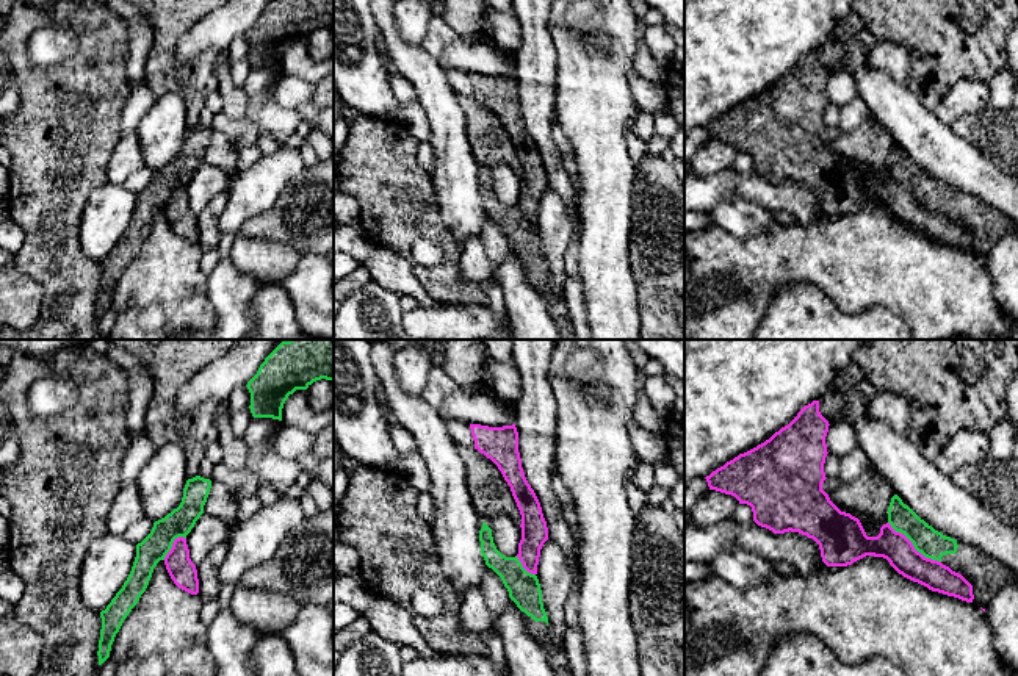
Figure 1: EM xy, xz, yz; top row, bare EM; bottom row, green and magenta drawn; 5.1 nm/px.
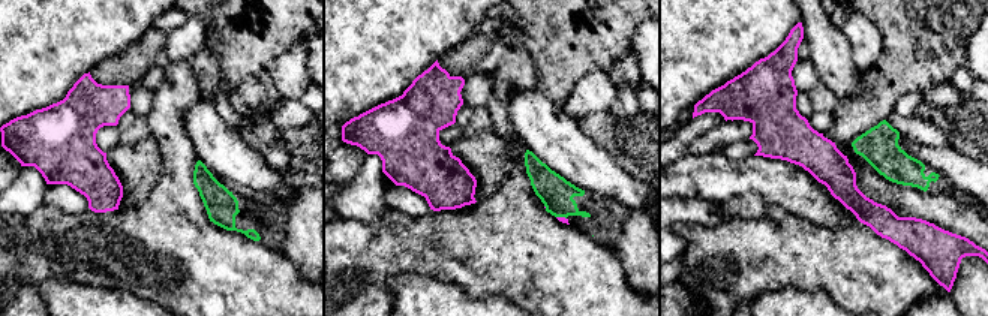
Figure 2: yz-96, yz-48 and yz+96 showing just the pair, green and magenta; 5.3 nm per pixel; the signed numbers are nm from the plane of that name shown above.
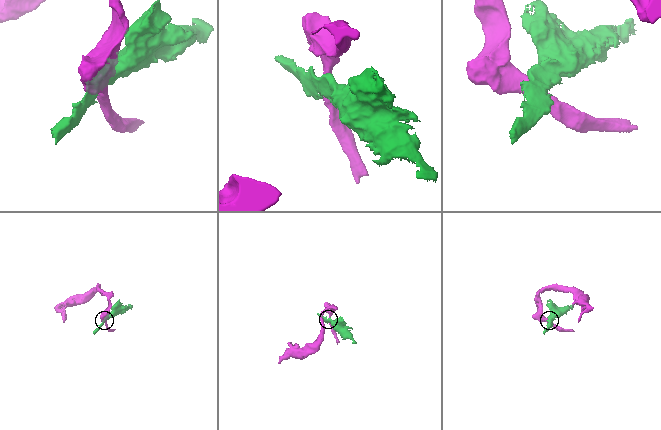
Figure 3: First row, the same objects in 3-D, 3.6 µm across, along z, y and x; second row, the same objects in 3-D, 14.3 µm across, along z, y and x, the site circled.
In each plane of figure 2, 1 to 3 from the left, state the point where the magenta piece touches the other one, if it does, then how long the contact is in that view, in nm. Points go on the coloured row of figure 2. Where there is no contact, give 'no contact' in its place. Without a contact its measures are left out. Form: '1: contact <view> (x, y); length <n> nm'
1: no contact
2: contact yz-48 (561, 216); length 60 nm
3: no contact

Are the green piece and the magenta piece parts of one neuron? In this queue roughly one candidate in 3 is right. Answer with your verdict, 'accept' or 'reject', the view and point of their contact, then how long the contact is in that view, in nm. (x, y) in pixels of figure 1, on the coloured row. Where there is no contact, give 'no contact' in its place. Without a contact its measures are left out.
reject; meets green in yz at (913, 545); contact 340 nm long

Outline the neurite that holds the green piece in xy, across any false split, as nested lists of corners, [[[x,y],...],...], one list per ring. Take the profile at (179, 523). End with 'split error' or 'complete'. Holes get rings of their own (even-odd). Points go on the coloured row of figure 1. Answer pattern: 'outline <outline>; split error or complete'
outline [[[200,476],[188,479],[180,505],[164,518],[155,521],[150,534],[136,545],[136,557],[127,581],[106,609],[100,612],[99,665],[110,657],[114,637],[146,592],[157,563],[164,560],[175,538],[186,538],[204,513],[210,488],[210,479]]]; complete

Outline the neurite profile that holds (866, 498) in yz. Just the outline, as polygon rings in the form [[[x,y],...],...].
[[[866,466],[850,484],[828,494],[830,501],[846,513],[858,518],[868,537],[877,537],[888,523],[888,507],[894,490],[875,468]]]

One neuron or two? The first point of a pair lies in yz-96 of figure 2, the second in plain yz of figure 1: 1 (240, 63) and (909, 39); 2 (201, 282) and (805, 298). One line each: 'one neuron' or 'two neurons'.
1: one neuron
2: two neurons

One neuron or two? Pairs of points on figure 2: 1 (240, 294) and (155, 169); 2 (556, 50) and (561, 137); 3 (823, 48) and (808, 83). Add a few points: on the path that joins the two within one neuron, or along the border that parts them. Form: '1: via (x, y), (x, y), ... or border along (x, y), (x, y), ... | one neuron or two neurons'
1: border along (158, 143), (165, 172), (156, 187), (138, 204) | two neurons
2: border along (535, 86), (558, 107) | two neurons
3: border along (810, 57), (820, 83) | two neurons

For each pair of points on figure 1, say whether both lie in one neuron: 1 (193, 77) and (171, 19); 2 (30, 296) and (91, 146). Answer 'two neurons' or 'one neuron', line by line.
1: one neuron
2: two neurons

